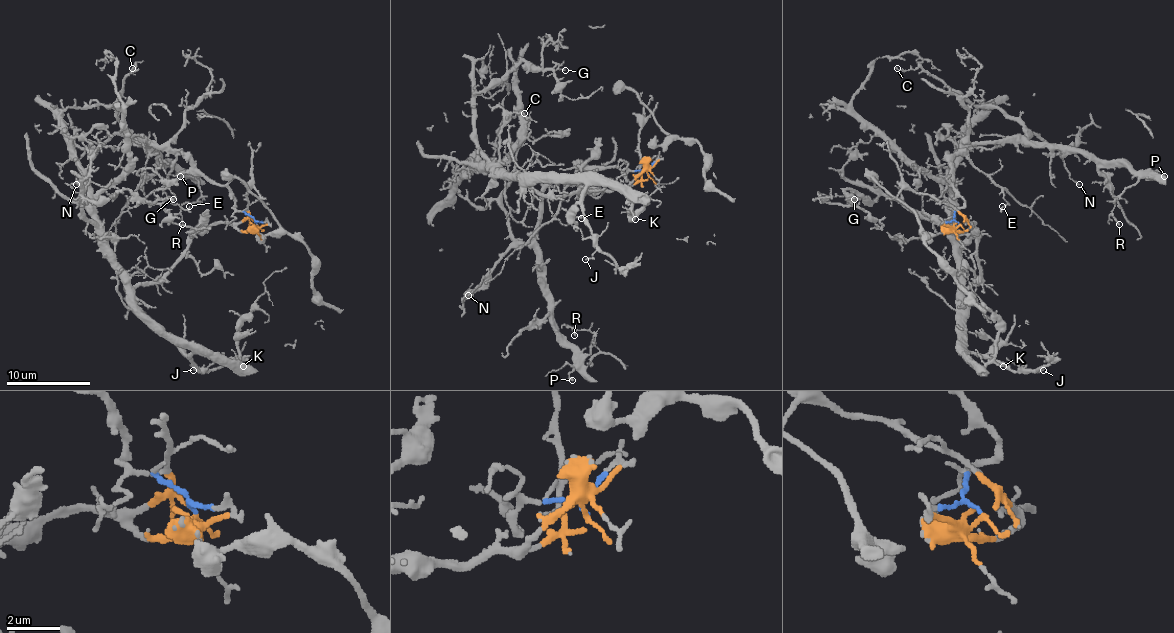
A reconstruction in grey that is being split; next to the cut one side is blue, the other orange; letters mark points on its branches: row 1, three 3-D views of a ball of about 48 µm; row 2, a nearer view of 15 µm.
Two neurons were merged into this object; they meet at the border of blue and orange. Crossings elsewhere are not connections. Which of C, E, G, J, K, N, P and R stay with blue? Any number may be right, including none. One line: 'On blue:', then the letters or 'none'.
On blue: C, E, N, P, R

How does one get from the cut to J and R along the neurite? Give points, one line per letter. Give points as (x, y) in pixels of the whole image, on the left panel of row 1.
J: (256, 224), (205, 224), (162, 276), (139, 285), (137, 306), (193, 352), (191, 362), (203, 373), (193, 370)
R: (256, 224), (224, 187), (212, 184), (178, 151), (145, 143), (197, 180), (201, 195), (180, 207), (182, 224)

